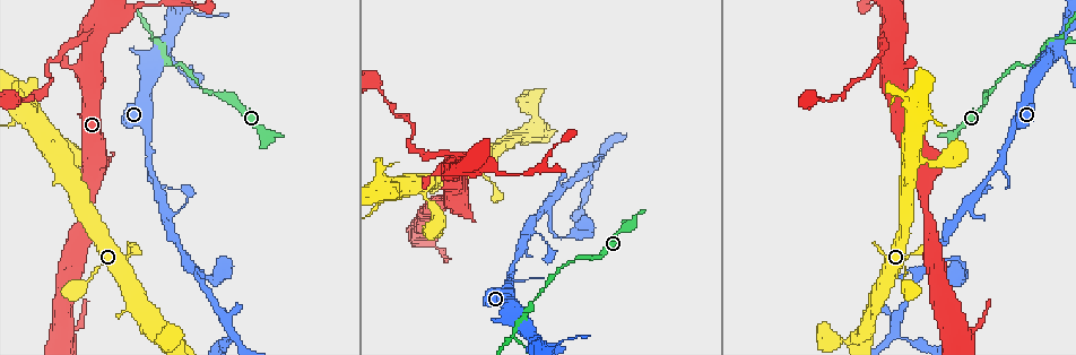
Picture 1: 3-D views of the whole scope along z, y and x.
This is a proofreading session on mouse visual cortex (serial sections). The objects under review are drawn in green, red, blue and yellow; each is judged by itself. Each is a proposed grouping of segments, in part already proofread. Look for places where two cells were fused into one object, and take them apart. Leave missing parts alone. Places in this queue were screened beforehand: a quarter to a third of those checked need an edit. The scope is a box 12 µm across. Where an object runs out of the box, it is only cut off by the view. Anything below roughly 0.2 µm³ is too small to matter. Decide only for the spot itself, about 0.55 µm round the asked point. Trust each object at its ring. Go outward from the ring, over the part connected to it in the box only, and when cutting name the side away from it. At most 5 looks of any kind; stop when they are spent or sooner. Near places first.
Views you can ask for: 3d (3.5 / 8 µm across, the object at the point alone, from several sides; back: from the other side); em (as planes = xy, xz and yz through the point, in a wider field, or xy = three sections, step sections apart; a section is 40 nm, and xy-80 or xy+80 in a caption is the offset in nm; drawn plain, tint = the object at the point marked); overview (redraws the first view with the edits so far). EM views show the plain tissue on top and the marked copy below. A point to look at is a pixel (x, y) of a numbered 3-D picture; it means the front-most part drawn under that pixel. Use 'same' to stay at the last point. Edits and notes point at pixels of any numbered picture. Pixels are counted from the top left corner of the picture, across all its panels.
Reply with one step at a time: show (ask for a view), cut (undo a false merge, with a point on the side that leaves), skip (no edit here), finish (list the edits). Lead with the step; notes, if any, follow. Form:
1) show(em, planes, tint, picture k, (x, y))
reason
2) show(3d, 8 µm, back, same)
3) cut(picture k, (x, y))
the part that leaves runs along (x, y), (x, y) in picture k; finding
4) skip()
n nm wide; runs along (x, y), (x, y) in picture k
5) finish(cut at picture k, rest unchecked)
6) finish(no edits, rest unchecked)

show(3d, 3.5 µm, back, picture 1, (1062, 34))
three arms meet

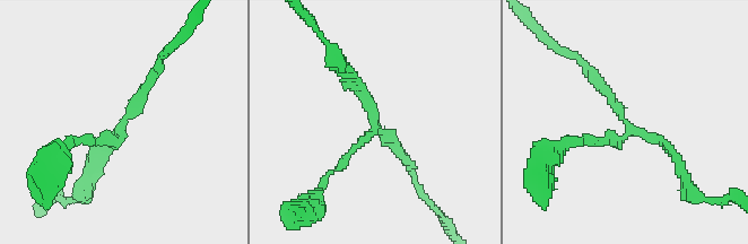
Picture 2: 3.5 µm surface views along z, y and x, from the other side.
show(em, xy, step 3, tint, picture 2, (375, 120))
shape alone is not enough

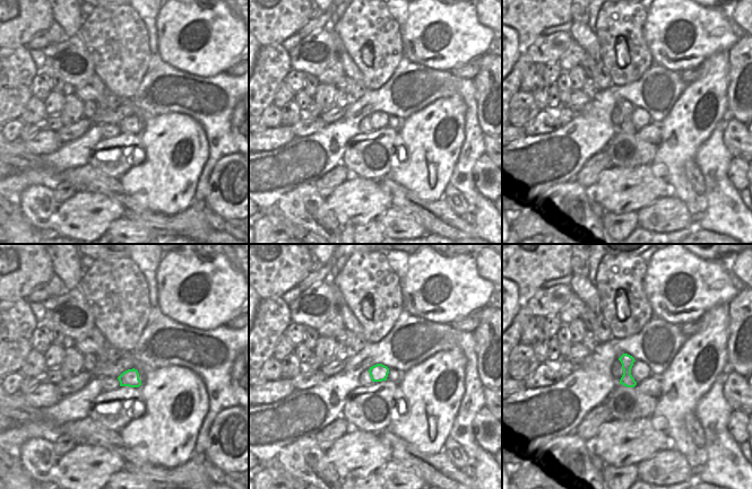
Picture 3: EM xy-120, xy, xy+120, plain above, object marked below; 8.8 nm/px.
skip()
arms of 150, 150, 150 nm; runs along (680, 170), (669, 148), (631, 128), (591, 72) in picture 2; one cell here

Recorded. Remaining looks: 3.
show(3d, 3.5 µm, picture 1, (591, 168))
thin neck

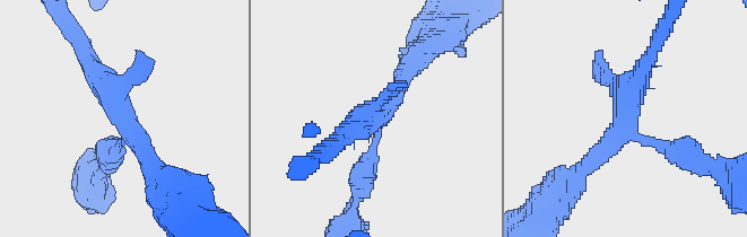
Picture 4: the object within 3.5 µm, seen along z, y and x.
show(em, xy, step 3, tint, picture 4, (377, 115))

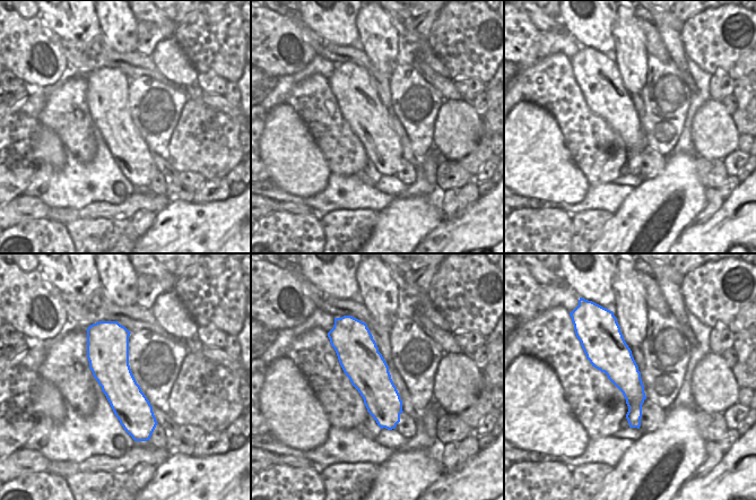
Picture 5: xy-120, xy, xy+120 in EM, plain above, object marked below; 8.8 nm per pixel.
skip()
all the same cell

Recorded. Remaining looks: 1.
finish(no edits, rest unchecked)

